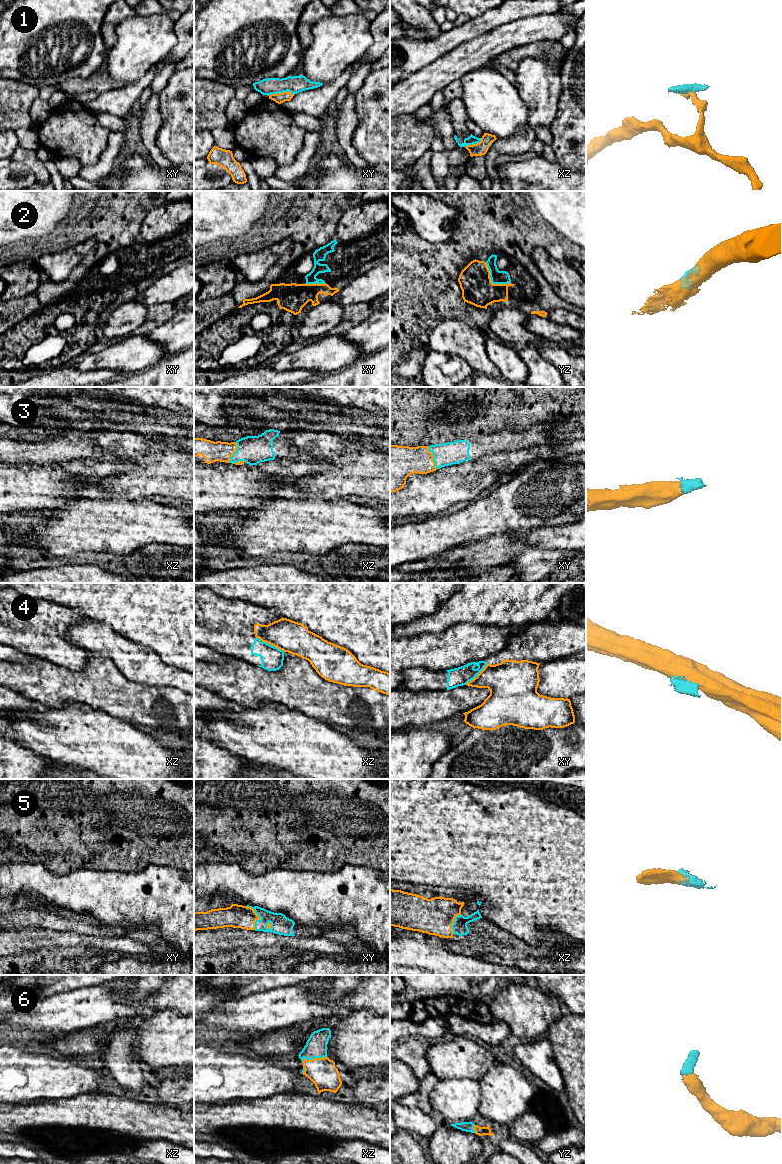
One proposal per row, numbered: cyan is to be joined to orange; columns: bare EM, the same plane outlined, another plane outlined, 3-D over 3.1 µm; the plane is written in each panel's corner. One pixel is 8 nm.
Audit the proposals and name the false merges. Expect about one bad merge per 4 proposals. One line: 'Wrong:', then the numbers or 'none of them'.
Wrong: 1, 2, 4

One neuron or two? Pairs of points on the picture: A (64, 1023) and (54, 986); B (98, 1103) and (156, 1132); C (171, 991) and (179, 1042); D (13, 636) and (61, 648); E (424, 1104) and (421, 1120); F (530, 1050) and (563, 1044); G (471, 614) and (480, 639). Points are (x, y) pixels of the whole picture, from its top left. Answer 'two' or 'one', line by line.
A: two
B: one
C: two
D: one
E: two
F: two
G: two

